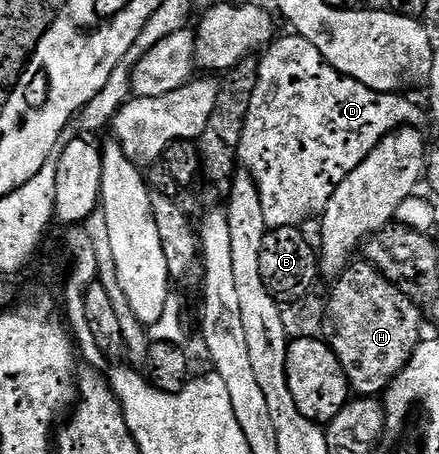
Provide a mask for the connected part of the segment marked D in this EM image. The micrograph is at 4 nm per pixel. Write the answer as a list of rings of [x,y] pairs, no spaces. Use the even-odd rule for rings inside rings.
[[[297,35],[289,36],[279,36],[261,54],[258,63],[256,87],[252,91],[252,103],[246,112],[246,122],[240,139],[240,147],[238,148],[238,161],[241,168],[249,173],[250,178],[254,180],[256,187],[260,191],[260,208],[264,211],[264,223],[267,230],[288,227],[289,225],[301,226],[302,221],[308,220],[309,217],[317,218],[322,210],[326,208],[328,199],[332,199],[336,187],[340,187],[340,183],[344,183],[346,176],[352,171],[356,171],[356,167],[360,167],[360,163],[364,163],[367,155],[378,146],[387,133],[409,126],[413,122],[410,120],[414,117],[414,105],[406,98],[409,96],[403,95],[401,92],[381,93],[380,91],[372,91],[368,87],[364,87],[364,83],[360,83],[351,77],[345,77],[340,71],[336,71],[331,67],[324,59],[324,55],[320,55],[320,51],[316,51],[316,47],[312,47],[312,43],[308,43],[308,39]]]

